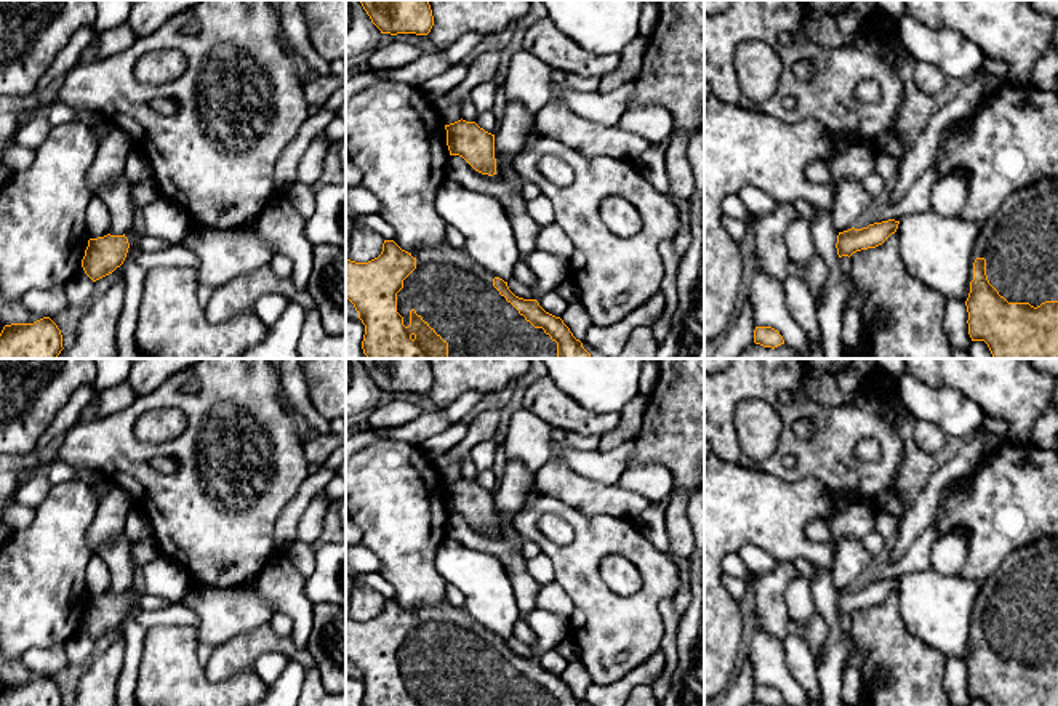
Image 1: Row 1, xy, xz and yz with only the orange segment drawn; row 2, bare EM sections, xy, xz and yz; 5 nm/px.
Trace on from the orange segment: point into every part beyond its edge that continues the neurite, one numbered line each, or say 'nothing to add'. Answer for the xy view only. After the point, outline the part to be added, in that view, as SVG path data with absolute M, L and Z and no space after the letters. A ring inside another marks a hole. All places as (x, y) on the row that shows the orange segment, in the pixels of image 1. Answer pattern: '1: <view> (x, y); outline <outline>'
nothing to add

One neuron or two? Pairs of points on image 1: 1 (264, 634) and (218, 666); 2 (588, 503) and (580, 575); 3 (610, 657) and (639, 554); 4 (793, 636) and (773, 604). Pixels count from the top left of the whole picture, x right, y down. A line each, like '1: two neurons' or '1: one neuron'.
1: one neuron
2: two neurons
3: one neuron
4: two neurons

